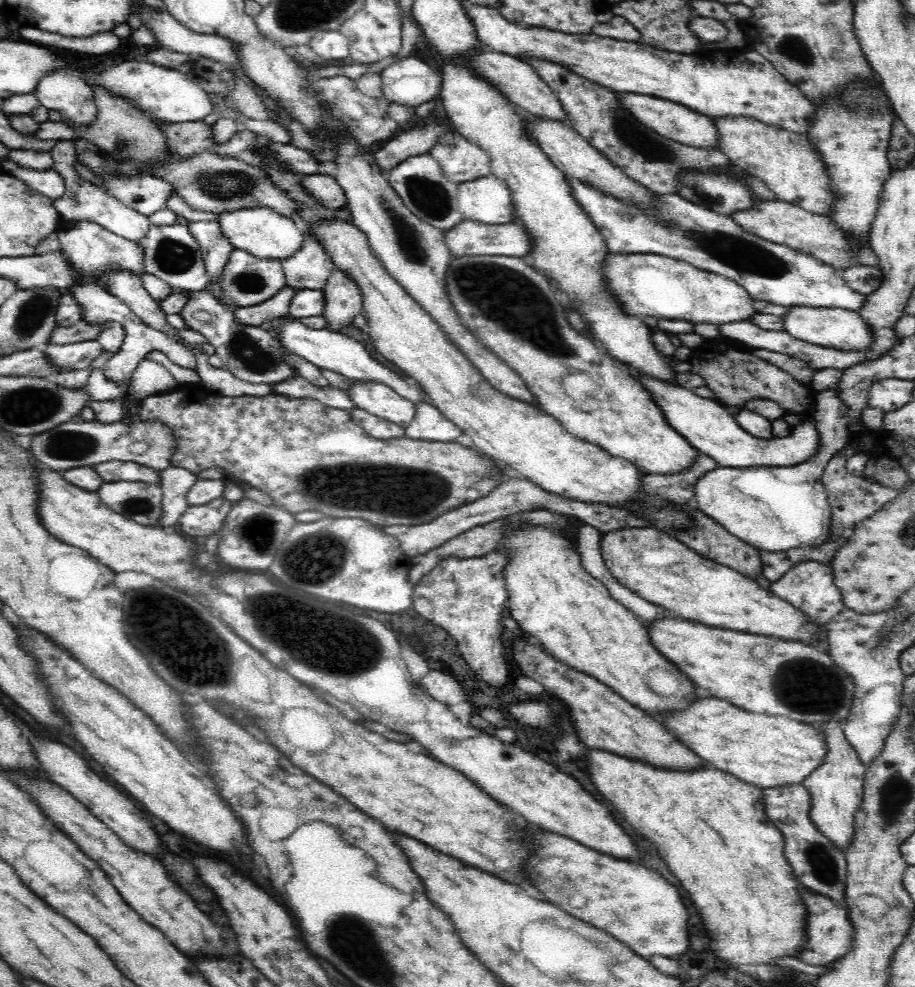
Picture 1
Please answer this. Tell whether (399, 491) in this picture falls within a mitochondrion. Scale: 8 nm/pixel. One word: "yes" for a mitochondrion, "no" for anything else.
yes

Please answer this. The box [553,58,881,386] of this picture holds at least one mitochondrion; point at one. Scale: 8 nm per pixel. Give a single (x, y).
(741, 253)

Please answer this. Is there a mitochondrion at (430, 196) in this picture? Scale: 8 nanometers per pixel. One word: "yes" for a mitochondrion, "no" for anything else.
yes

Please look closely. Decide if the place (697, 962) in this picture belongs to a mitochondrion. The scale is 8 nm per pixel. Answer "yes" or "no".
no

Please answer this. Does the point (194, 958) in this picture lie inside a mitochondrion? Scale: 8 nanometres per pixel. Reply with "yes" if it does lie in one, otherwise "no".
no

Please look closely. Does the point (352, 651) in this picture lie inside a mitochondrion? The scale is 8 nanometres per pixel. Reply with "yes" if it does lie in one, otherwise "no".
yes

